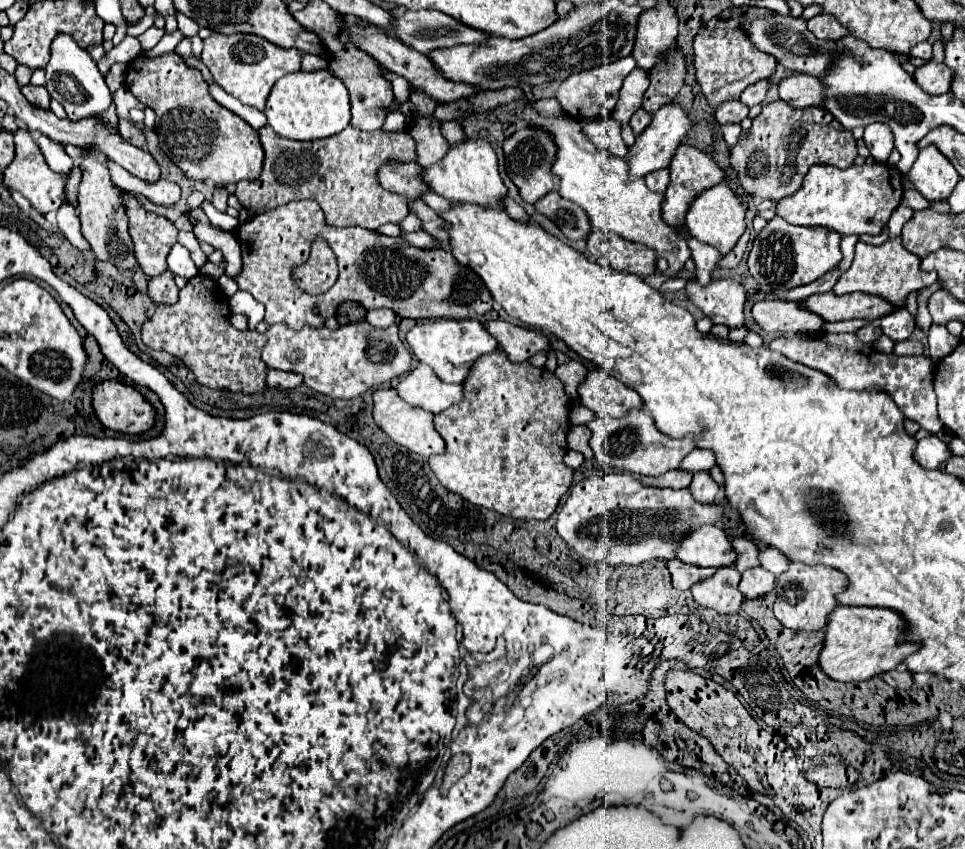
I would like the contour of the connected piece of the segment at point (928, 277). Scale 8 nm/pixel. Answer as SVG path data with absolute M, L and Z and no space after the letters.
M891 238L883 246L869 246L865 242L857 242L855 260L853 260L851 268L839 278L833 292L837 296L851 294L851 292L867 292L867 294L885 298L895 308L905 308L905 300L911 292L937 282L935 272L923 272L919 268L919 262L921 260L915 254L911 254L909 250L903 248L901 238Z

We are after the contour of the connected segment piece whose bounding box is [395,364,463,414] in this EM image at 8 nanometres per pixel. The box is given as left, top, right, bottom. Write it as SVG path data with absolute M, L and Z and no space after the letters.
M419 364L403 374L399 378L399 384L395 386L395 392L411 406L423 408L433 414L449 408L463 398L461 384L441 382L435 372L427 368L427 364Z

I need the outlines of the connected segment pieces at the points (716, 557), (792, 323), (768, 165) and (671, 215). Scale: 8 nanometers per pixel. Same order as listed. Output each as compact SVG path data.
M719 526L695 528L683 536L683 540L679 540L679 548L675 548L675 556L687 564L711 568L733 566L737 558L729 536Z
M787 300L755 302L751 312L765 332L817 332L823 326L819 316Z
M777 100L763 106L761 116L753 120L751 130L741 134L737 146L731 150L731 166L735 168L739 186L745 192L779 202L801 188L801 182L813 164L849 168L855 156L857 148L851 132L819 122L807 122L803 118L803 110Z
M681 144L671 160L671 182L669 188L665 192L665 202L663 202L663 220L673 228L673 230L685 230L685 214L687 208L691 204L691 200L695 200L695 196L699 196L699 192L705 192L707 188L725 182L725 172L711 160L711 156L707 156L705 152L697 152L697 148L691 148L687 144Z

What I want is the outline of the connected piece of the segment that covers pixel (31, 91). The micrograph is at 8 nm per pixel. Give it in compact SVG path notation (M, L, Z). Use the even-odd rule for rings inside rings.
M27 84L27 86L21 86L21 92L23 96L37 108L43 108L43 110L49 110L49 92L43 88L43 86L33 86L33 84Z

